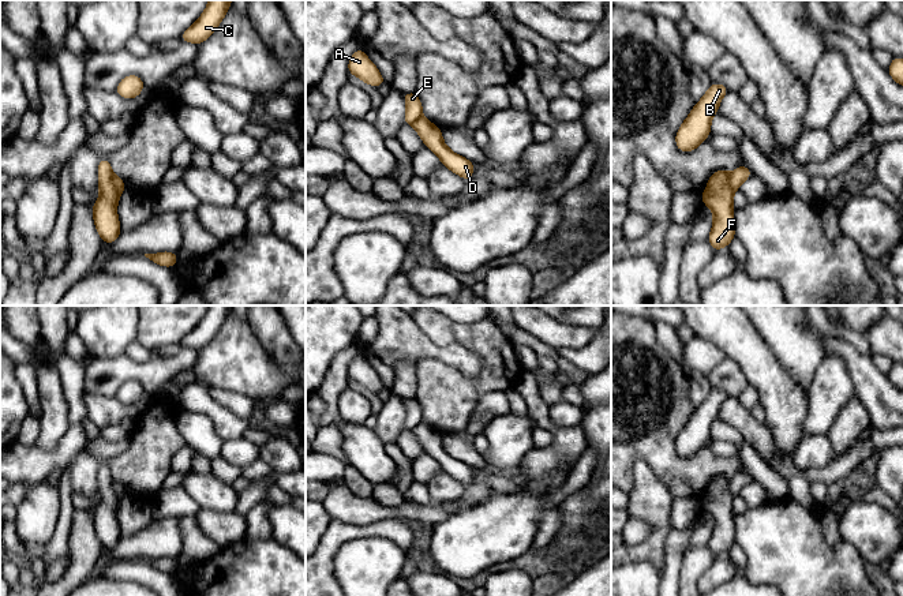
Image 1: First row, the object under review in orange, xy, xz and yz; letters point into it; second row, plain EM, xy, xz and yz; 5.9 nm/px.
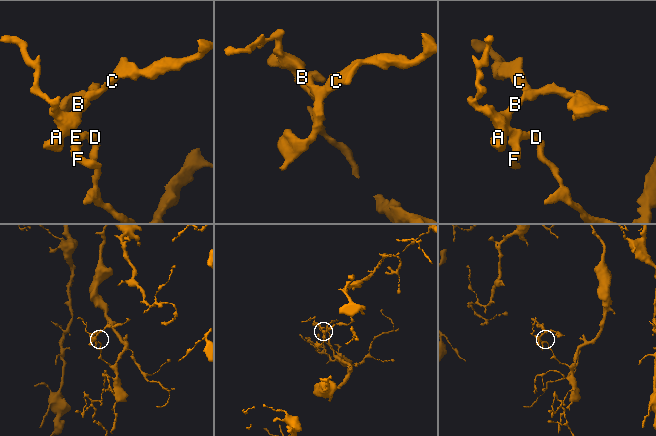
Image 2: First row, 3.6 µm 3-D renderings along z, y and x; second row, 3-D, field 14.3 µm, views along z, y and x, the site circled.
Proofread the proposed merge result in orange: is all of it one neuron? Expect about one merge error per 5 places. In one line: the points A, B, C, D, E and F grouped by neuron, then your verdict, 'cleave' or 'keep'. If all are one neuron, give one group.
A B C E F / D; cleave

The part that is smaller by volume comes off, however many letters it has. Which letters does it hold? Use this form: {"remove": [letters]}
{"remove": ["A", "B", "C", "E", "F"]}

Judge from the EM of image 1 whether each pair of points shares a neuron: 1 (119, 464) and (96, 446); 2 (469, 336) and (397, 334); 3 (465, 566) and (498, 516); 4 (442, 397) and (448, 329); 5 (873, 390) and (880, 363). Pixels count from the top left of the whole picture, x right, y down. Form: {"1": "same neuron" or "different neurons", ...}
{"1": "different neurons", "2": "different neurons", "3": "same neuron", "4": "same neuron", "5": "different neurons"}

